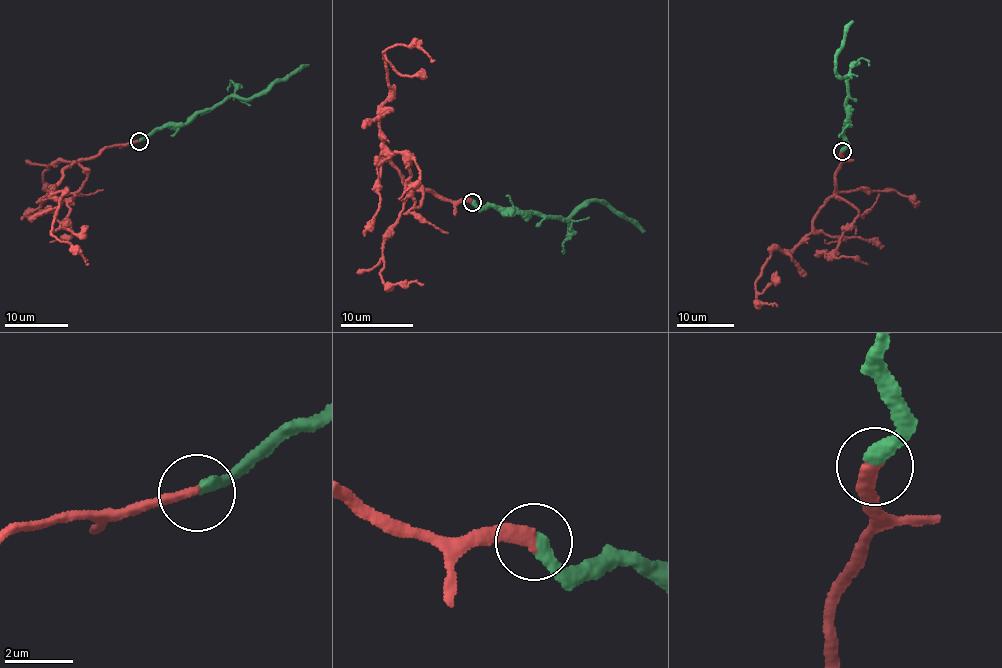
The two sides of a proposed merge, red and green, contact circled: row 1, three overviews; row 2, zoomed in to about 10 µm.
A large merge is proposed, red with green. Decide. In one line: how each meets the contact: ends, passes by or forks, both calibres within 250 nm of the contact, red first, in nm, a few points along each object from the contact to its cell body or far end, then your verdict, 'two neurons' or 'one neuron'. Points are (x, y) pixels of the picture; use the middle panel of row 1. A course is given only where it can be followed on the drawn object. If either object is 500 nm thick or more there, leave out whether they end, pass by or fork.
red ends; green ends; calibres 340 and 400 nm; course red (472, 201), (444, 200), (426, 189), (406, 187), (379, 127), (389, 89), (385, 51), (408, 46), (434, 61); course green (471, 202), (480, 207), (487, 205), (561, 219), (570, 218), (587, 203), (599, 201), (637, 221), (644, 231); one neuron

